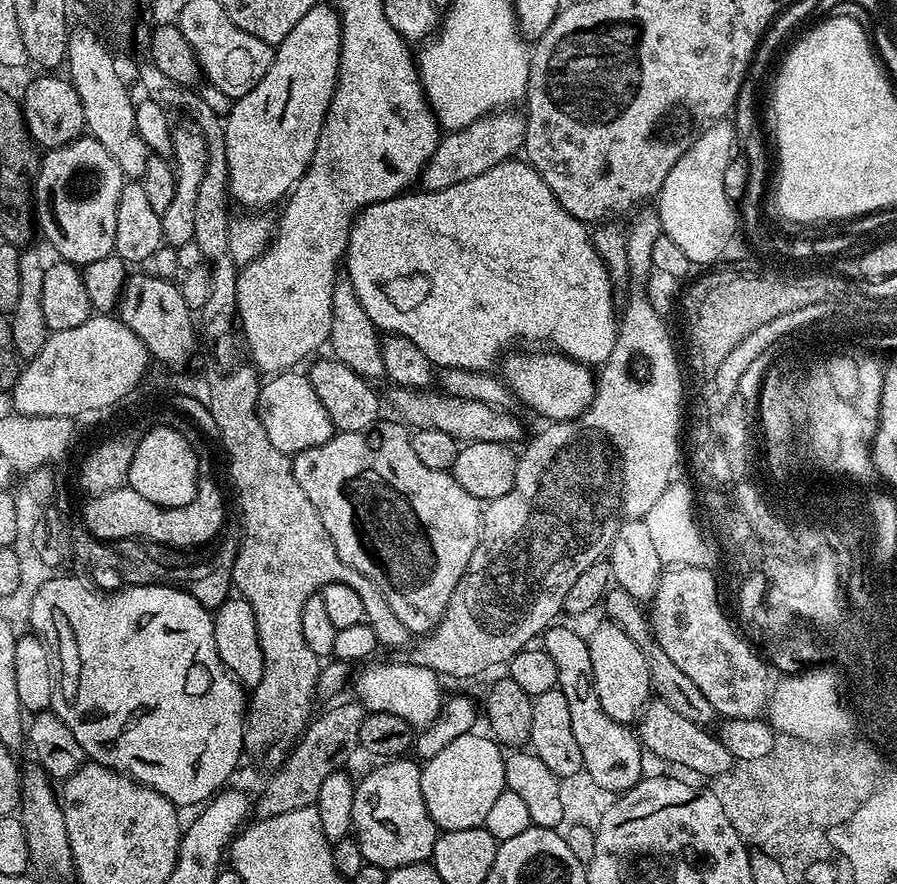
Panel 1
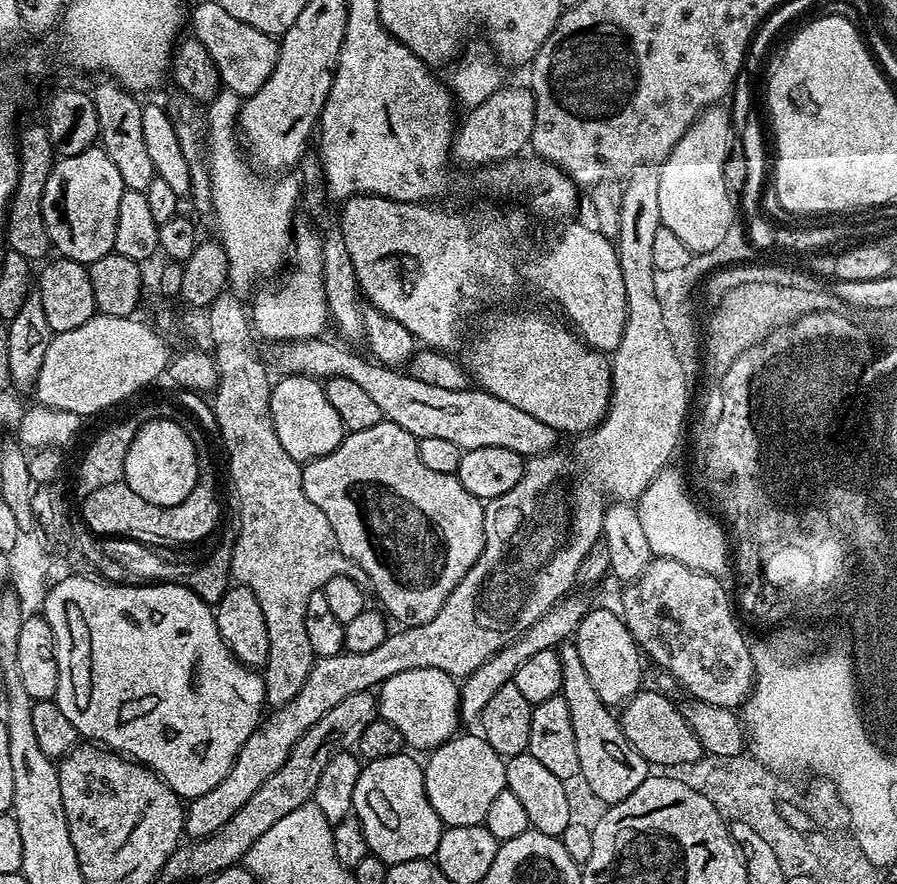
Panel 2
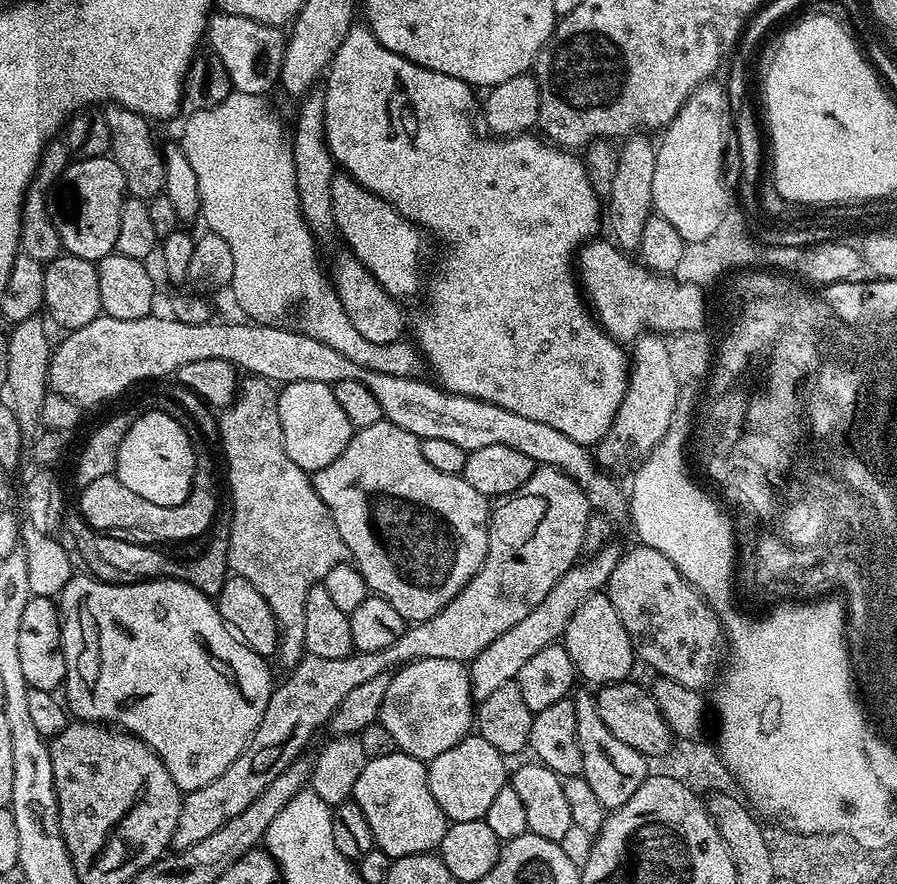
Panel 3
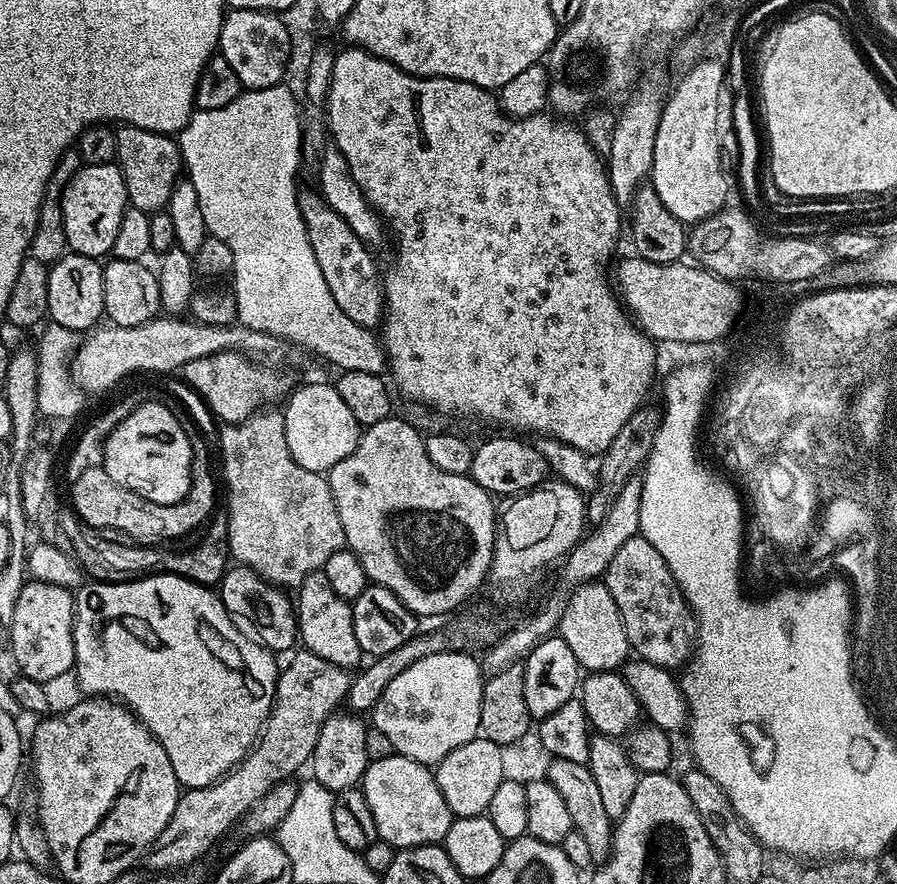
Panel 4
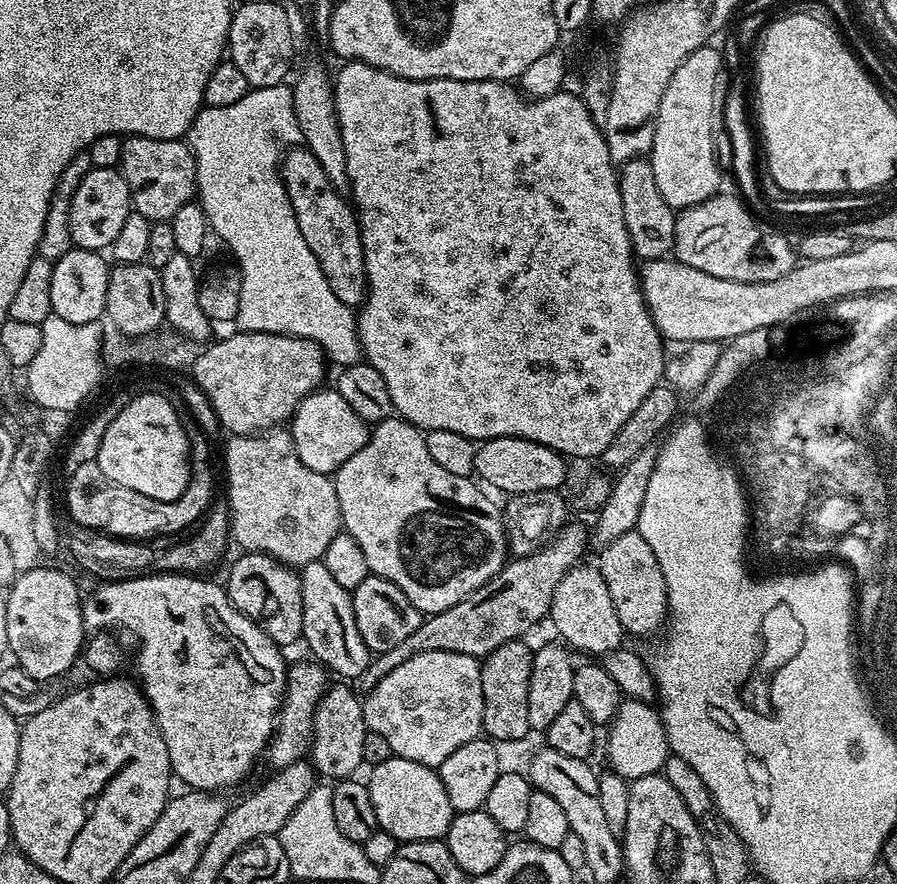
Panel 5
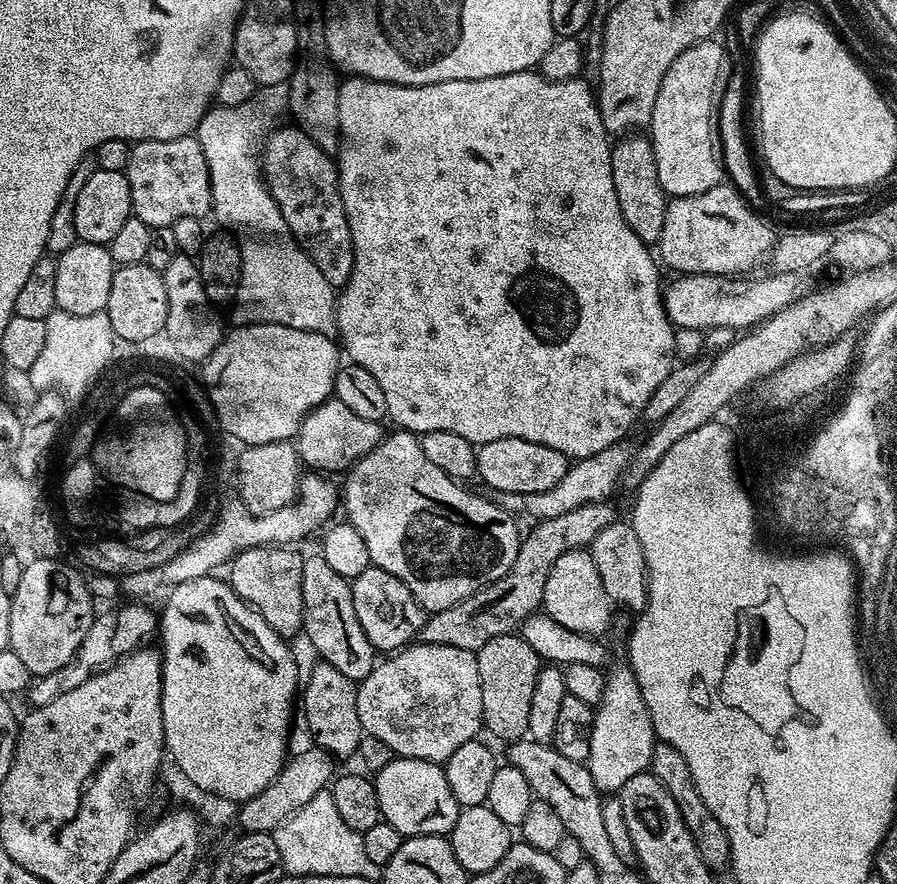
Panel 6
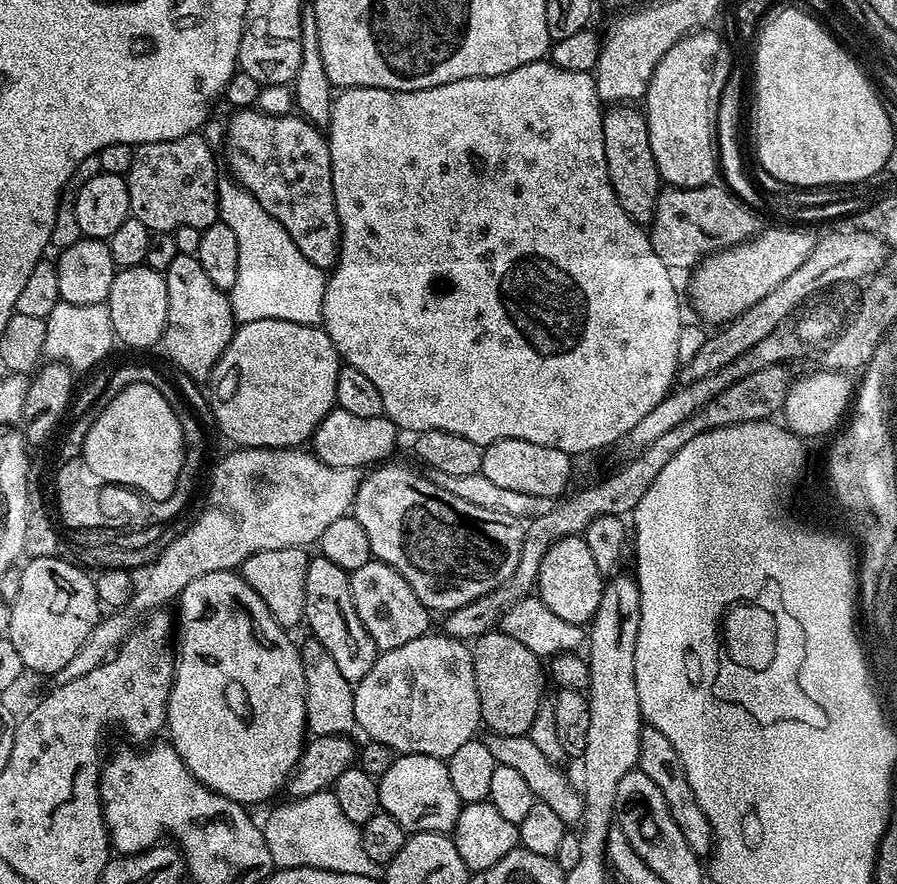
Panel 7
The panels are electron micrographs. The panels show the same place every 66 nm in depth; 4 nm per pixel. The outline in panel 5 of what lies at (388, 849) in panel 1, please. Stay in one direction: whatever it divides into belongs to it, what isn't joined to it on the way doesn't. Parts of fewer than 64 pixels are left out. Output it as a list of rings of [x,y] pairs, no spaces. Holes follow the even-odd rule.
[[[393,755],[369,772],[372,773],[366,776],[366,783],[370,790],[370,802],[374,802],[379,831],[390,834],[397,842],[444,840],[447,837],[454,813],[437,769]]]

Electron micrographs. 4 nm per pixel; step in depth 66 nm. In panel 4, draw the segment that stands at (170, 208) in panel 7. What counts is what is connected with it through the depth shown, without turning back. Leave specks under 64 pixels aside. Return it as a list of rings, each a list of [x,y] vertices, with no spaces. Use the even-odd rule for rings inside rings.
[[[133,124],[119,125],[115,133],[115,163],[124,175],[129,205],[149,214],[167,209],[176,181],[182,176],[179,143],[171,135],[142,130]]]

